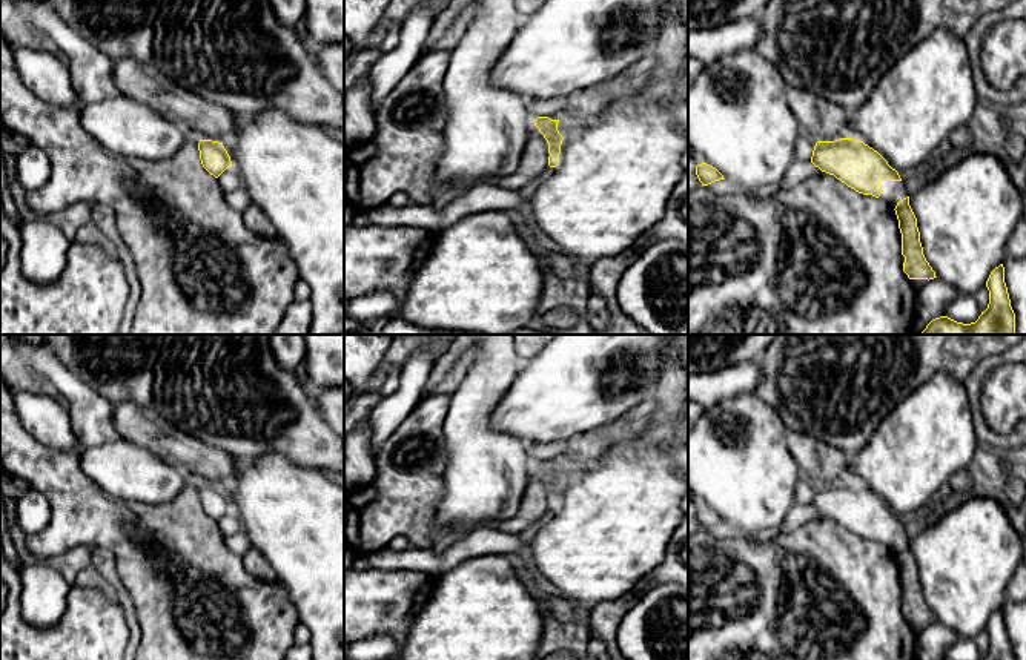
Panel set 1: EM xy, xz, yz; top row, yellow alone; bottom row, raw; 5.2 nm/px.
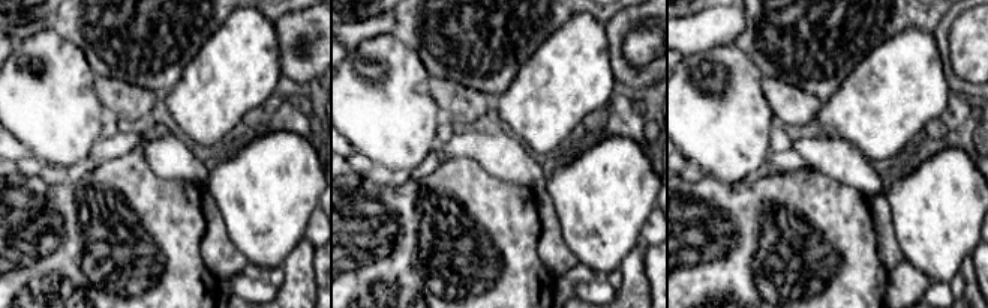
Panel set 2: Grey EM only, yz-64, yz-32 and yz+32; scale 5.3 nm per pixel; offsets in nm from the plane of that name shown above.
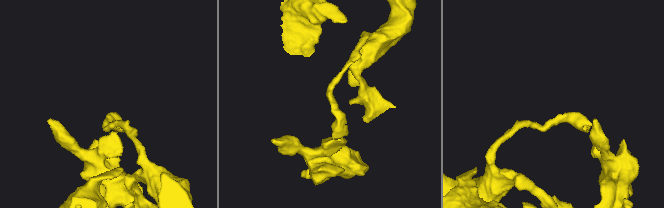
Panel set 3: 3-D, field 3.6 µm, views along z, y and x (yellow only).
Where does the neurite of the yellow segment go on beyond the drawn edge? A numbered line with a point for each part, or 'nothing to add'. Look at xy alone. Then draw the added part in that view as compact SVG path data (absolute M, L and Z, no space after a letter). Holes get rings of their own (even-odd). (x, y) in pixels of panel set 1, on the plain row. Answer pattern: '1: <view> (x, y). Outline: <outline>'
nothing to add

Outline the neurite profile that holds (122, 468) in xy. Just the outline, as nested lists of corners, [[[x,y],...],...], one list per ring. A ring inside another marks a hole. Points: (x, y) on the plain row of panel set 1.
[[[124,439],[80,450],[80,467],[114,497],[149,505],[174,500],[190,480],[181,468]]]

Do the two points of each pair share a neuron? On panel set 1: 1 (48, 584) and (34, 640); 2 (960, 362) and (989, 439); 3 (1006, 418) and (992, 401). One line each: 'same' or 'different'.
1: different
2: different
3: same

